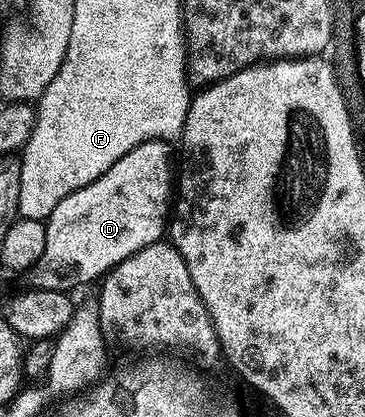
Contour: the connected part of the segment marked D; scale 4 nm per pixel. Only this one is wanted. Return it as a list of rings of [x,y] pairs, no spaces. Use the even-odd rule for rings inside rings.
[[[163,139],[143,142],[116,161],[98,180],[60,200],[45,221],[46,248],[27,273],[27,283],[33,289],[70,292],[76,286],[101,279],[122,260],[161,241],[168,226],[174,196],[171,146]]]

